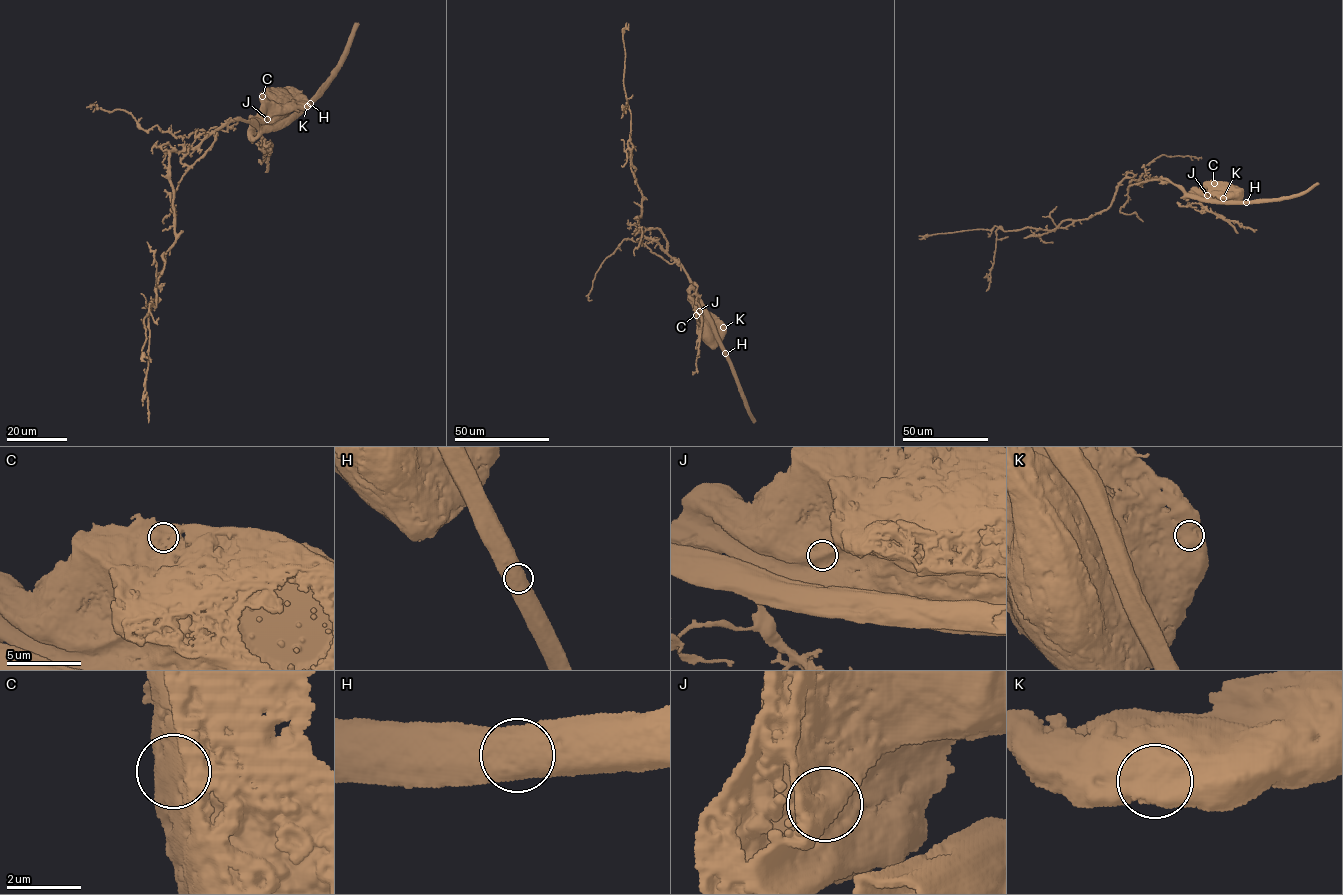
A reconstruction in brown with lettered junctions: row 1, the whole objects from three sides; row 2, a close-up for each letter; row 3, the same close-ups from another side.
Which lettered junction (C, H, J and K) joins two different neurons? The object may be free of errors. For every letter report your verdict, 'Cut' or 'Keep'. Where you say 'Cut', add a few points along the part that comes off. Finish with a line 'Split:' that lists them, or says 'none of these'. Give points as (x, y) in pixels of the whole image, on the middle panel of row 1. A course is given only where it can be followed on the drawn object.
C: Keep
H: Keep
J: Keep
K: Keep
Split: none of these

